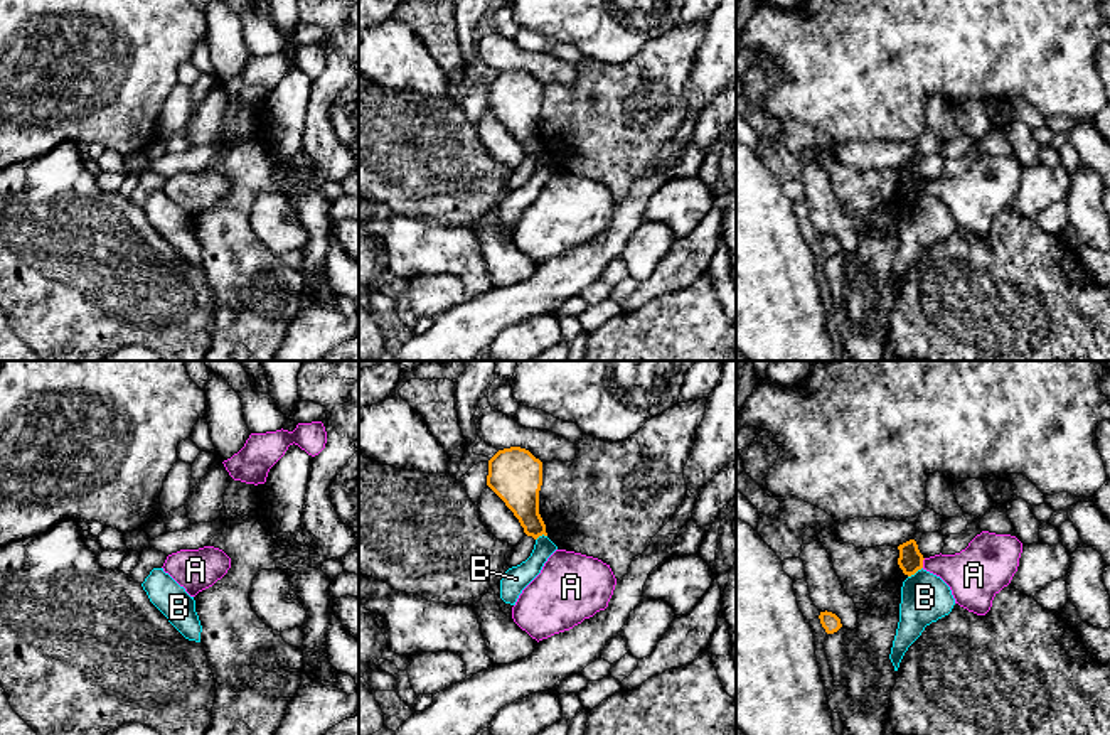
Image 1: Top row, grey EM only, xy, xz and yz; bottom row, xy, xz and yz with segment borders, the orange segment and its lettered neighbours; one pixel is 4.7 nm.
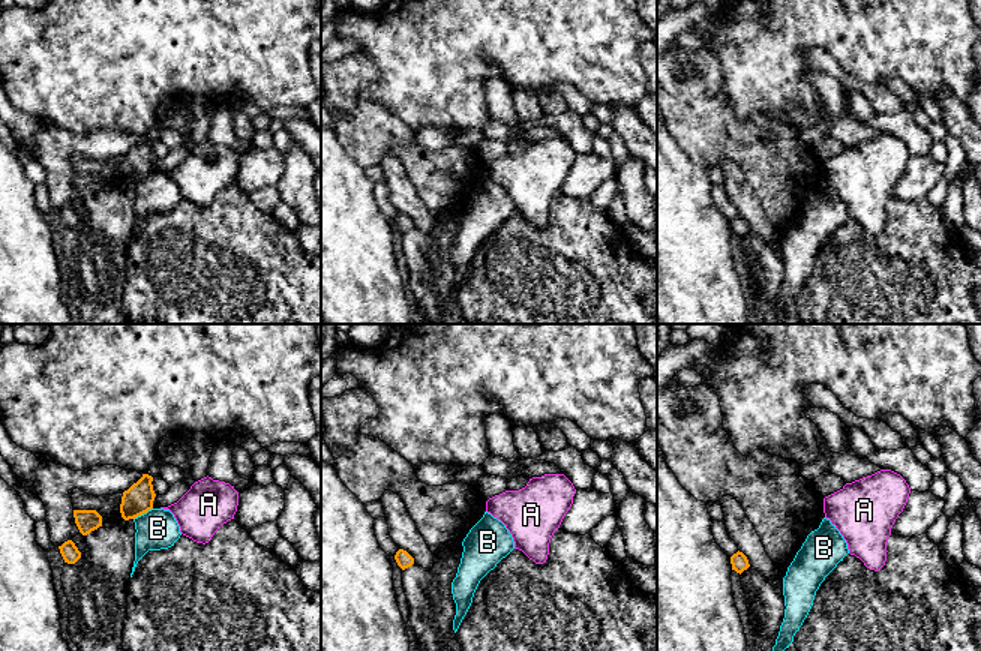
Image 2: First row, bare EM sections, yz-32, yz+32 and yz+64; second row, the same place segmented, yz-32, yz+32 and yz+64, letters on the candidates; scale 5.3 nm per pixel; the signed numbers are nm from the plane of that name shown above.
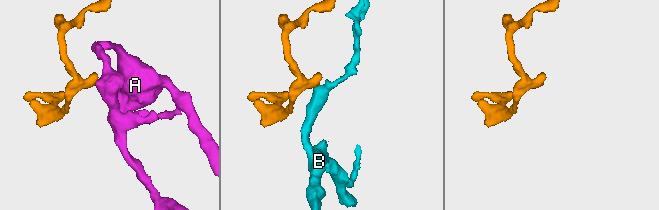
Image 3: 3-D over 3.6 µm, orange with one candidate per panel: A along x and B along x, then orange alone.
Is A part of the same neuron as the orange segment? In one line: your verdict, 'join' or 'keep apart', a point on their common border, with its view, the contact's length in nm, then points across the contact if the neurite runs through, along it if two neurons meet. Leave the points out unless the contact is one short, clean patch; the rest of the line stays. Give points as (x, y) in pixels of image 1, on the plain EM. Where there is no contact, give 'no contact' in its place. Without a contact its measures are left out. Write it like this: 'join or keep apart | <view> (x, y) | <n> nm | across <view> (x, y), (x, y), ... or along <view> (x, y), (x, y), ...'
keep apart | yz (922, 186) | 50 nm | along yz (925, 181), (922, 189)

